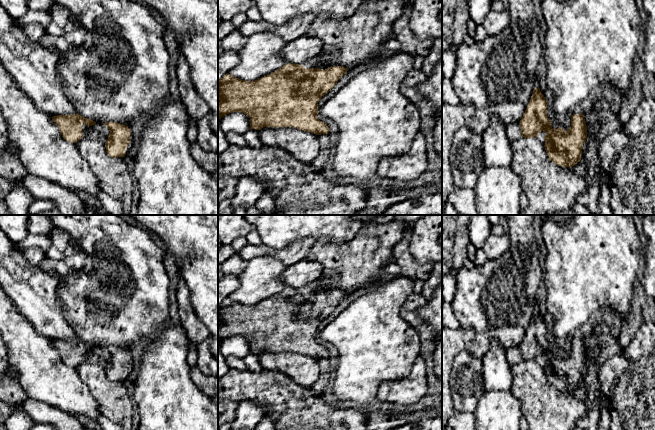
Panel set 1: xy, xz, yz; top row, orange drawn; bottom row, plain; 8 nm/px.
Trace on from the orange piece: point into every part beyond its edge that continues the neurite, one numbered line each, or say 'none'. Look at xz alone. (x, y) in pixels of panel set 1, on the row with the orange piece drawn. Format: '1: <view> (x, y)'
1: xz (316, 62)

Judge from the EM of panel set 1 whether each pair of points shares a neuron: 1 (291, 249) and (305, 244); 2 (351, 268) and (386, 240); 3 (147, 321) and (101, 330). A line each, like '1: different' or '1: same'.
1: same
2: same
3: same

